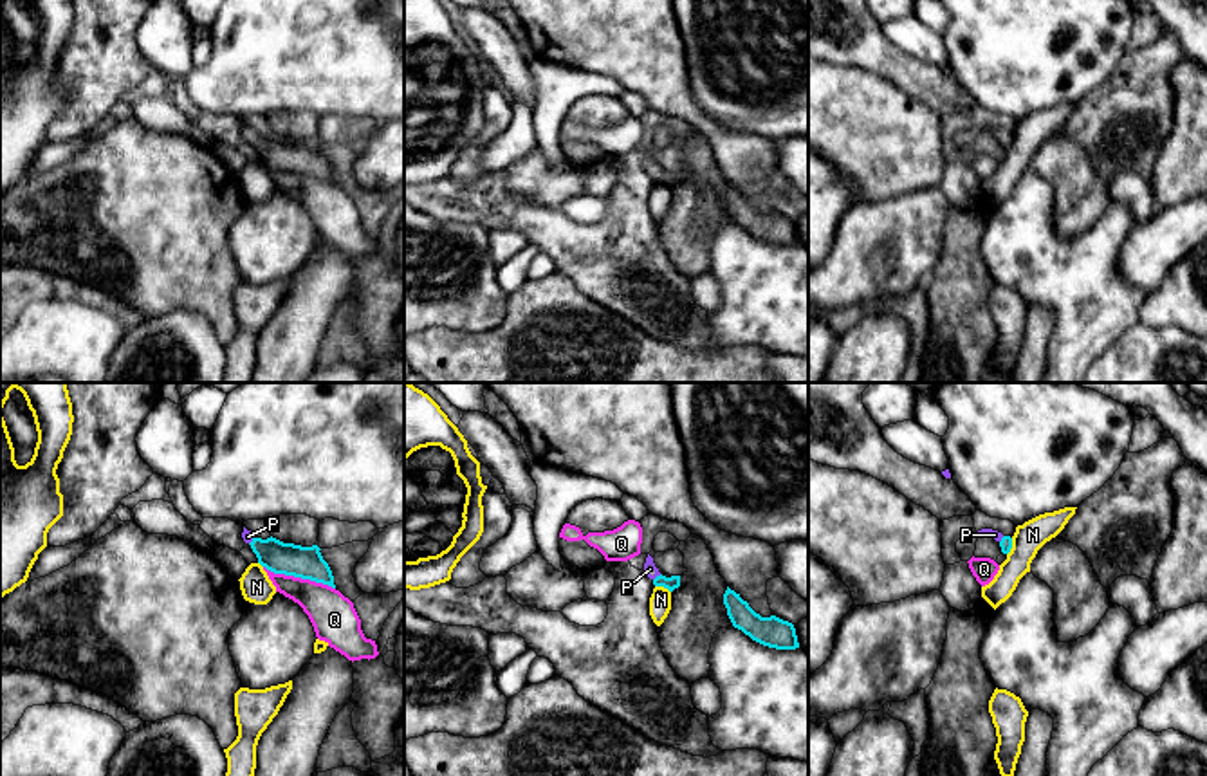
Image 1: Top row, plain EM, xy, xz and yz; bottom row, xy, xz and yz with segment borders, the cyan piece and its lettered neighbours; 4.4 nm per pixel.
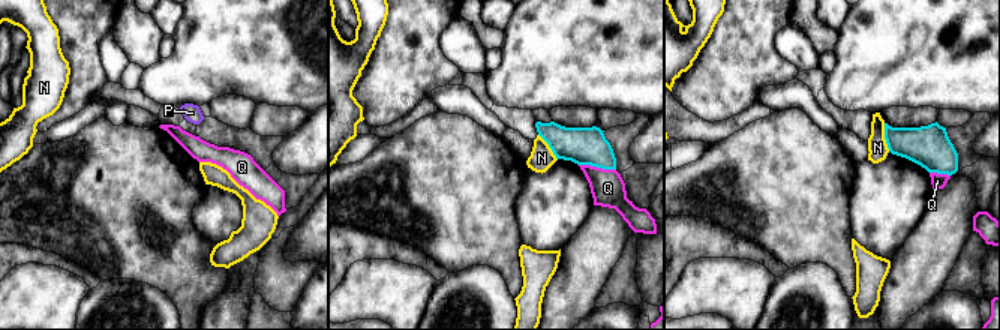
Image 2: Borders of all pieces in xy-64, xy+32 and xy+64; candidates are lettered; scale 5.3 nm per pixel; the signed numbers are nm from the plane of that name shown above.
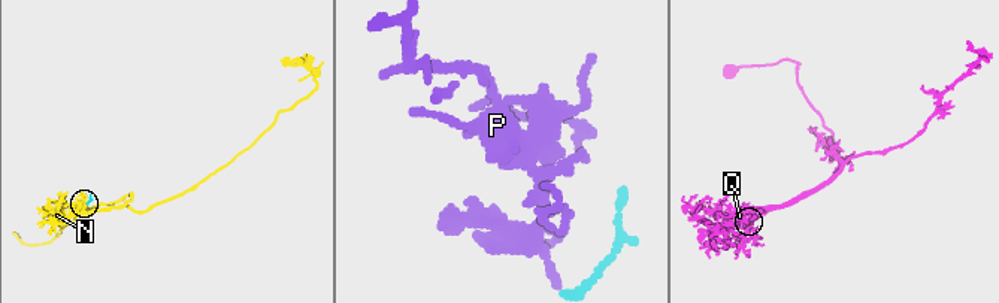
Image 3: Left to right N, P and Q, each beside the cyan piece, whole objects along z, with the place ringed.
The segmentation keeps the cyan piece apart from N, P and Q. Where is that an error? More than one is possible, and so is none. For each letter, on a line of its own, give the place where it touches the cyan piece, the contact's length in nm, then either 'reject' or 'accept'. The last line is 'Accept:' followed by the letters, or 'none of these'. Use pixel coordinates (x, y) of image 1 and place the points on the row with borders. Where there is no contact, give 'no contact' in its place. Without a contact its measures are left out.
N: contact xz (663, 585); length 80 nm; reject
P: contact xz (657, 576); length 50 nm; accept
Q: contact xy (300, 576); length 340 nm; reject
Accept: P

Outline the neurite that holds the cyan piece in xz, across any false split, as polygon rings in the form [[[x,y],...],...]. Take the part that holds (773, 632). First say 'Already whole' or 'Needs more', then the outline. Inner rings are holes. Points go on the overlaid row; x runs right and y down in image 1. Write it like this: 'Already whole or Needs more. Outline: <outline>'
Already whole. Outline: [[[727,587],[723,594],[723,605],[734,628],[742,630],[752,641],[776,648],[776,650],[796,650],[799,648],[796,628],[792,623],[783,621],[776,615],[761,617],[756,614],[747,601]]]

